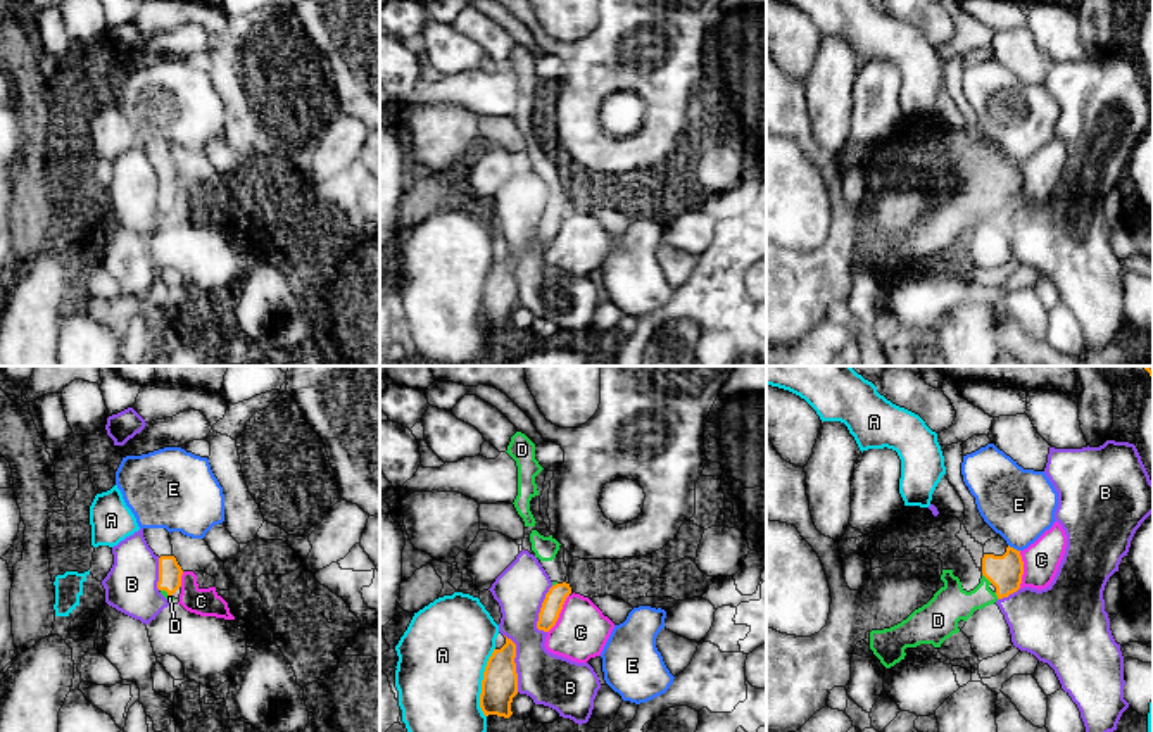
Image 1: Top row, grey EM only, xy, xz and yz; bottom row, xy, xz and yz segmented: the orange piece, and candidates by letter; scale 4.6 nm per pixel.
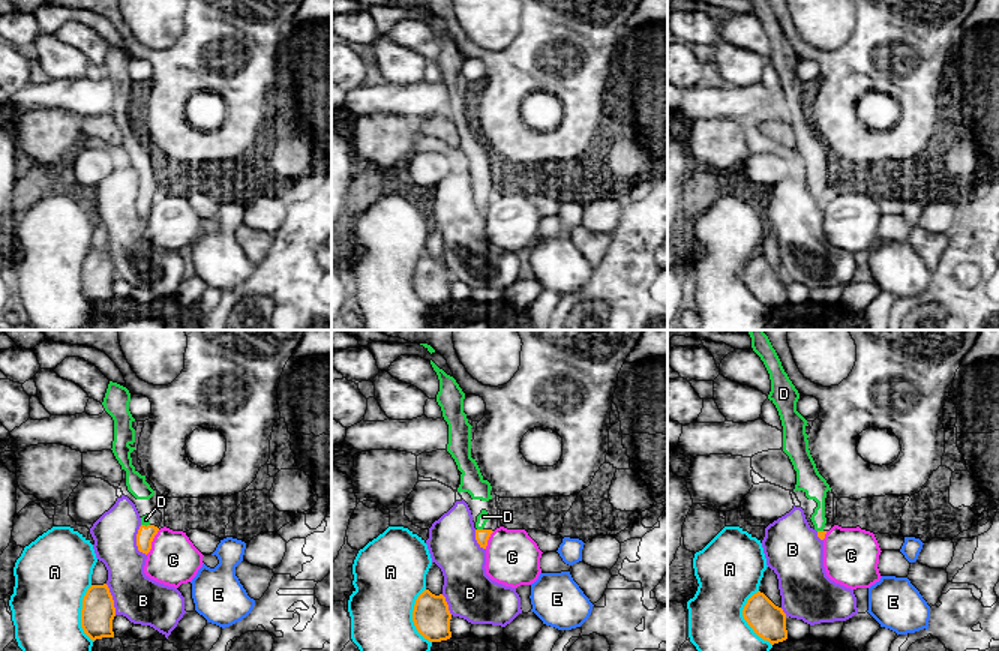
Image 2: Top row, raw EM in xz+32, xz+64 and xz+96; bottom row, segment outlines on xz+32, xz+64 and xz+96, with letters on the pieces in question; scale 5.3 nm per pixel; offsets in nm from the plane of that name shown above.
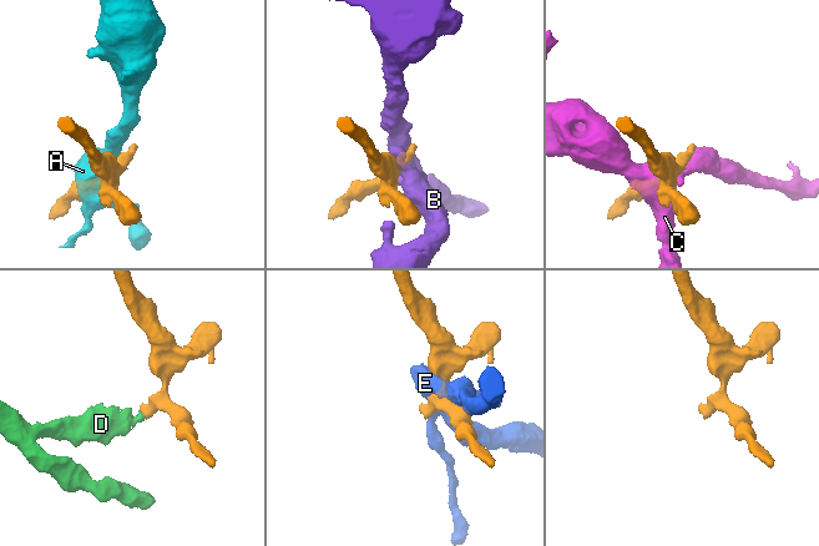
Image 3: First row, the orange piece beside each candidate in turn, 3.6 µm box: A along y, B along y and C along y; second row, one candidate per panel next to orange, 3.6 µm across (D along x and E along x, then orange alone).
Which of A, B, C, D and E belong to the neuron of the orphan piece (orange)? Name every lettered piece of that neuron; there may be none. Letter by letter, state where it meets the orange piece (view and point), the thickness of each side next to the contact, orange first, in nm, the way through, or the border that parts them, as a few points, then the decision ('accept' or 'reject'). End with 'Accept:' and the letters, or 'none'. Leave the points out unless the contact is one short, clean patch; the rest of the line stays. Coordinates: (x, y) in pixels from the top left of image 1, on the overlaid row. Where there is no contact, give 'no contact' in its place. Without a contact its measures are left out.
A: contact xz (482, 682); calibres 170 and 420 nm; reject
B: contact xz (515, 663); calibres 170 and 240 nm; reject
C: contact xz (560, 612); calibres 90 and 260 nm; reject
D: contact yz (988, 579); calibres 160 and 170 nm; way yz (1005, 572), (995, 572), (988, 579), (967, 603), (950, 605); accept
E: contact yz (1012, 548); calibres 160 and 340 nm; reject
Accept: D

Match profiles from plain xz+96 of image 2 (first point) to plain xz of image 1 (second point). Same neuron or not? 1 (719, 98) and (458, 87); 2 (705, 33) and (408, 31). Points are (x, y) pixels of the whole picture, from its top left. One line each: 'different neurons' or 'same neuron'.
1: same neuron
2: same neuron

